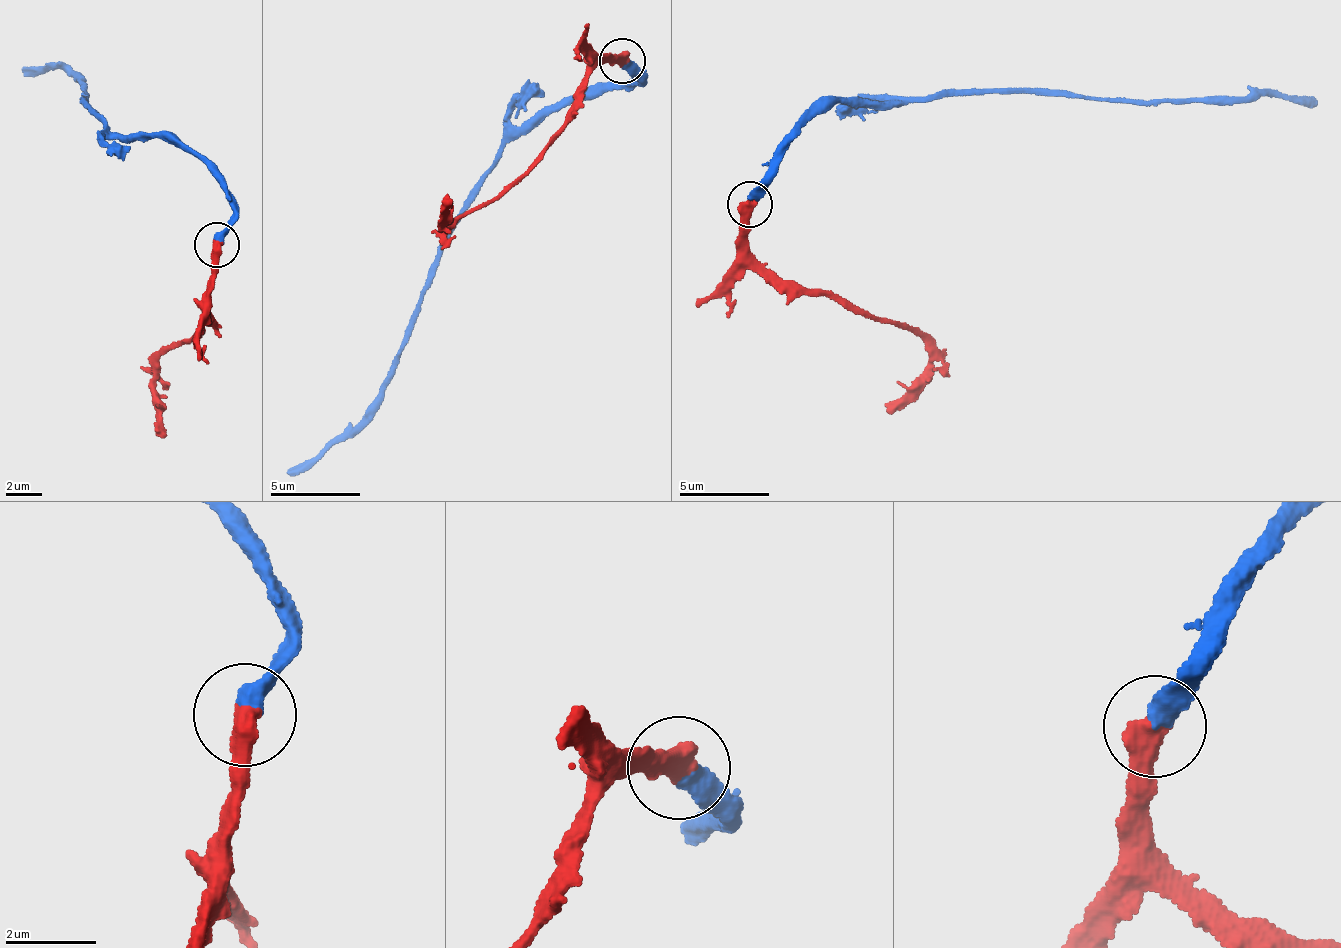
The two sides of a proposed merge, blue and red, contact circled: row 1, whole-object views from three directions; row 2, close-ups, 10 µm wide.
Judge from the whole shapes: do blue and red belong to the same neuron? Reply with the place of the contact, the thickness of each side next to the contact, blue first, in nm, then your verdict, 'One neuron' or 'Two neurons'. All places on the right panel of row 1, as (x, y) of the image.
Place: (750, 204). Thickness 460 nm (blue) against 550 nm. One neuron

